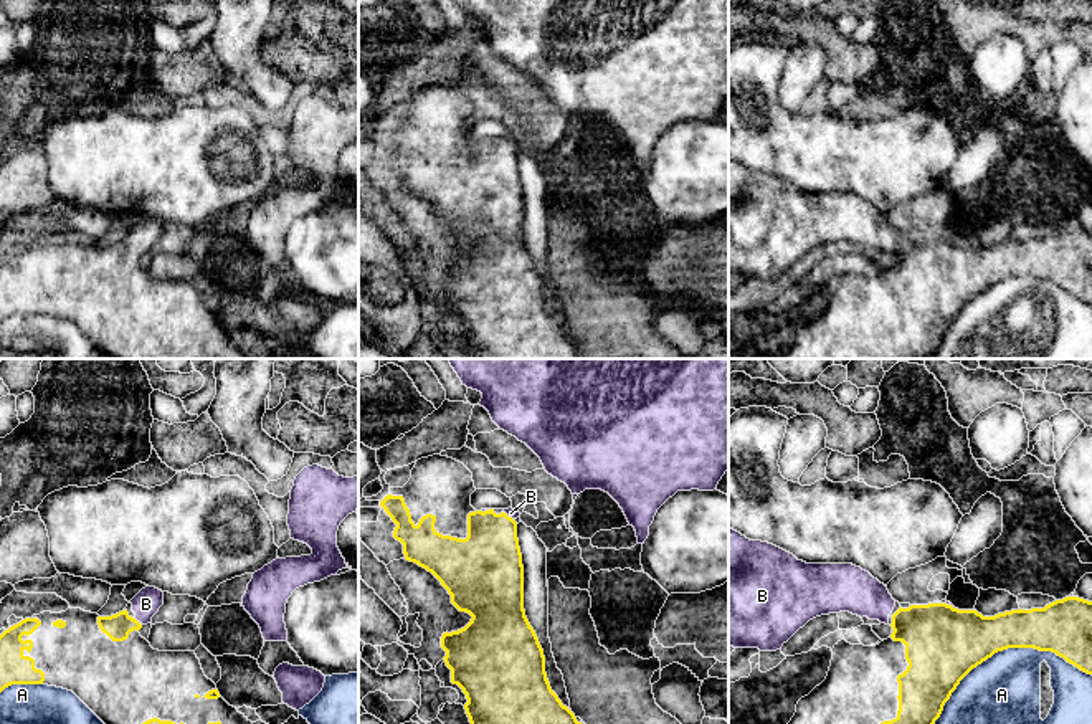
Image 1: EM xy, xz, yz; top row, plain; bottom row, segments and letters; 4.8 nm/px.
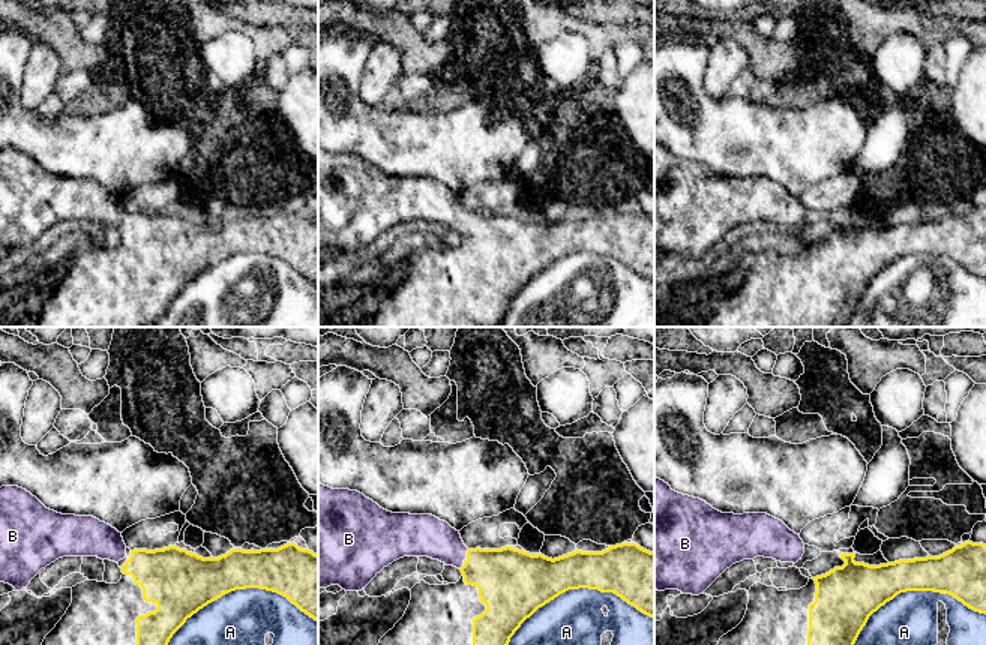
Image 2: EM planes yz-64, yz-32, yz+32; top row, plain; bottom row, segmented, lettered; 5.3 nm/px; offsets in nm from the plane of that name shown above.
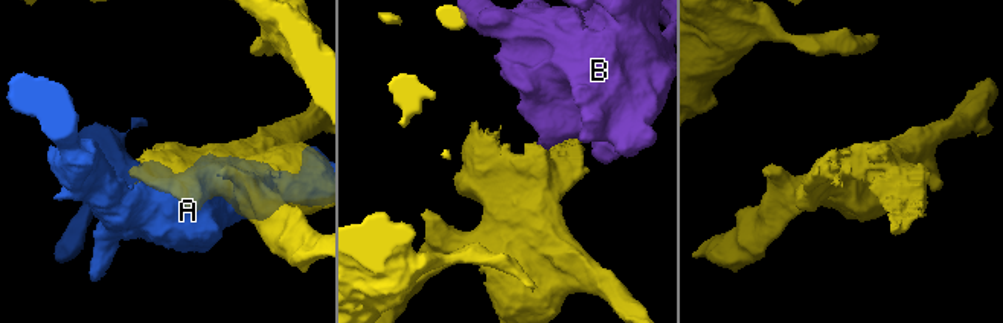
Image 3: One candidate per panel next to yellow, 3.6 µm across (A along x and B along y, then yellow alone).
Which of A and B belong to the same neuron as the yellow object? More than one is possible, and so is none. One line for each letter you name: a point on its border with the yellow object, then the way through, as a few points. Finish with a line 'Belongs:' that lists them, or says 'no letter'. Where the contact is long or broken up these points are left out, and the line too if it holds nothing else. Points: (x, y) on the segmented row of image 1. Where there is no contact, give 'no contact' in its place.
B: meets yellow in xy at (137, 622); runs through xy (118, 627), (137, 622), (144, 614), (146, 604)
Belongs: B

